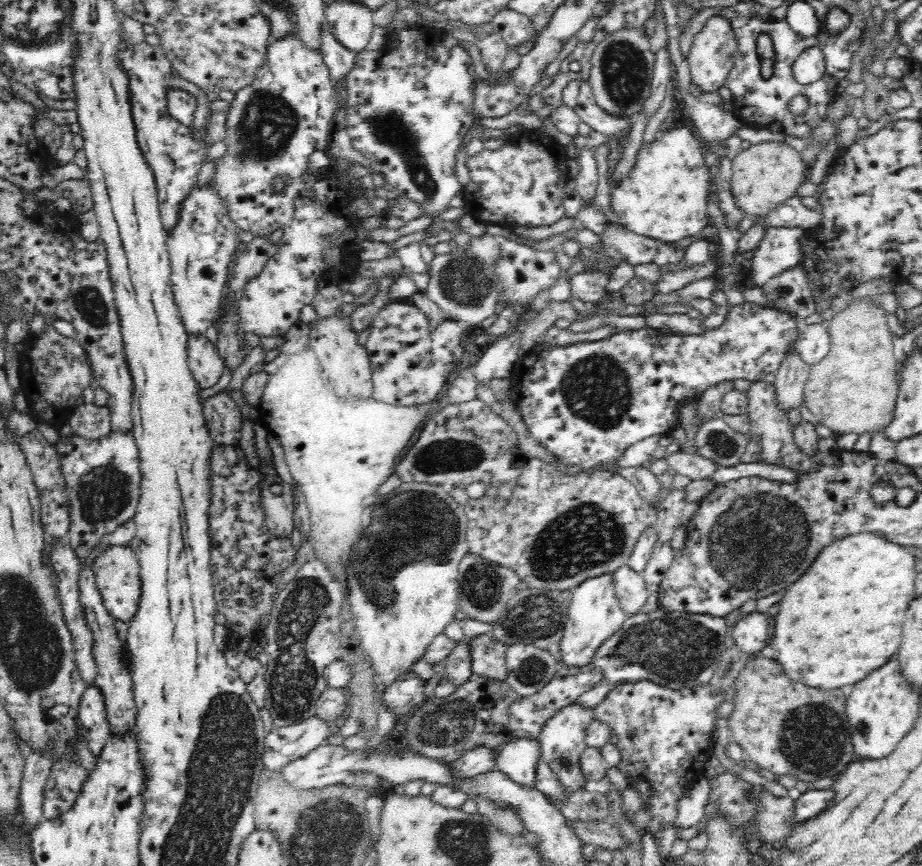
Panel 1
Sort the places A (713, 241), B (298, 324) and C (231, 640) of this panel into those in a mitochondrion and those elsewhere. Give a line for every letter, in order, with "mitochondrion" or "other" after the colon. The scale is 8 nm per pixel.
A: other
B: other
C: other

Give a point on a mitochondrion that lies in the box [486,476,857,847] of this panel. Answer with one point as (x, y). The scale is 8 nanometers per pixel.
(765, 543)

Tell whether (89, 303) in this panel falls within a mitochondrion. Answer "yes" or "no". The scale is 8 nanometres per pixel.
yes

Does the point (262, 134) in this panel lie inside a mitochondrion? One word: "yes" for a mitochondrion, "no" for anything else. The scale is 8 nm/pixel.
yes

